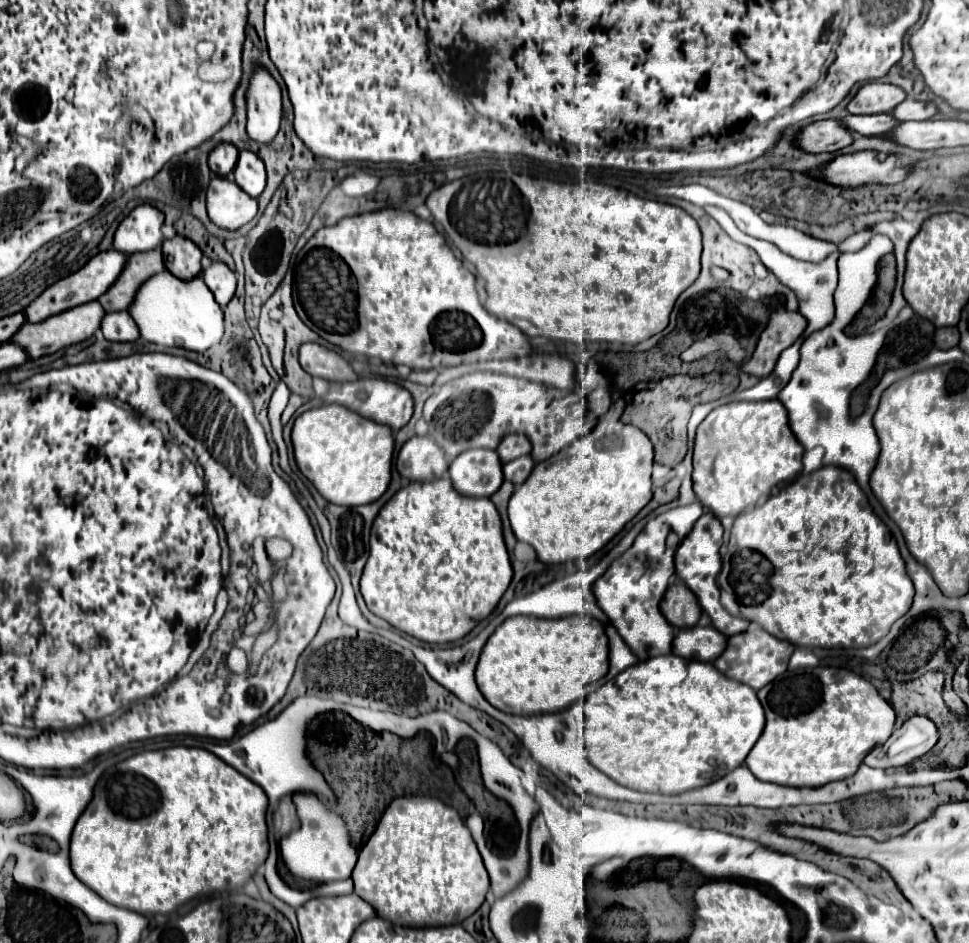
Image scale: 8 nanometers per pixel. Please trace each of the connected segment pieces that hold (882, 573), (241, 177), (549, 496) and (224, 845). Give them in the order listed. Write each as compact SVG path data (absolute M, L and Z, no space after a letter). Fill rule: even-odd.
M836 465L820 467L818 471L808 473L808 475L798 475L786 489L782 489L778 495L770 497L764 505L758 505L754 508L746 507L736 517L734 527L730 531L728 553L730 553L730 567L732 567L728 583L732 585L734 593L736 593L736 603L740 607L740 615L748 621L756 621L770 635L774 635L778 639L786 639L786 641L794 643L796 647L832 649L832 647L868 647L868 645L874 645L890 631L894 621L898 621L910 609L910 603L914 597L914 585L906 573L896 539L892 537L888 527L872 513L868 499L862 493L862 489L858 487L852 473L842 469L842 467L836 467Z
M240 151L238 163L234 167L234 181L250 195L260 197L266 187L264 163L252 151Z
M612 407L592 429L592 433L576 439L550 459L538 463L520 489L516 489L508 503L508 519L518 541L536 549L542 563L566 563L572 559L586 559L602 549L650 499L652 475L652 443L642 431L620 423L620 407Z
M198 747L138 753L100 777L94 797L76 821L70 841L74 875L116 907L136 913L172 913L200 893L242 887L268 857L268 797L254 781Z

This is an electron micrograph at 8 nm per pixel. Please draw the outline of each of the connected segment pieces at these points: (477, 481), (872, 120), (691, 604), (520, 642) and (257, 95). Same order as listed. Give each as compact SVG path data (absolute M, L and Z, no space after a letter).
M468 449L450 463L450 479L458 493L490 497L504 481L502 461L492 449Z
M880 113L880 115L866 115L866 117L858 117L858 115L848 115L842 119L842 123L846 123L846 127L854 133L860 135L870 135L870 137L880 137L880 135L888 135L890 131L894 131L900 123L898 119L894 119L894 115L890 113Z
M674 583L666 589L660 603L660 611L678 629L694 627L702 613L696 595L684 583Z
M572 615L564 619L510 617L486 641L476 683L486 701L512 715L556 713L574 703L576 691L608 673L608 637L600 621Z
M256 69L246 93L248 127L246 133L256 143L270 143L282 121L282 93L266 69Z

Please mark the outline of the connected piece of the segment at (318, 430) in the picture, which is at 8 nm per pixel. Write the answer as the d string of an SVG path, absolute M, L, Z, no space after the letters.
M322 405L304 411L294 421L292 445L298 469L330 503L356 507L372 503L388 489L394 439L392 429L382 423L366 419L342 405Z

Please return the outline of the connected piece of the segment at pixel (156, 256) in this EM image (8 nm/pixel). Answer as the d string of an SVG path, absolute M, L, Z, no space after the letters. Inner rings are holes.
M160 247L156 251L128 255L126 269L118 277L118 281L98 301L102 303L106 313L128 311L132 301L134 301L134 293L140 289L140 285L144 281L148 281L152 275L162 273L164 269L166 267L164 267Z

